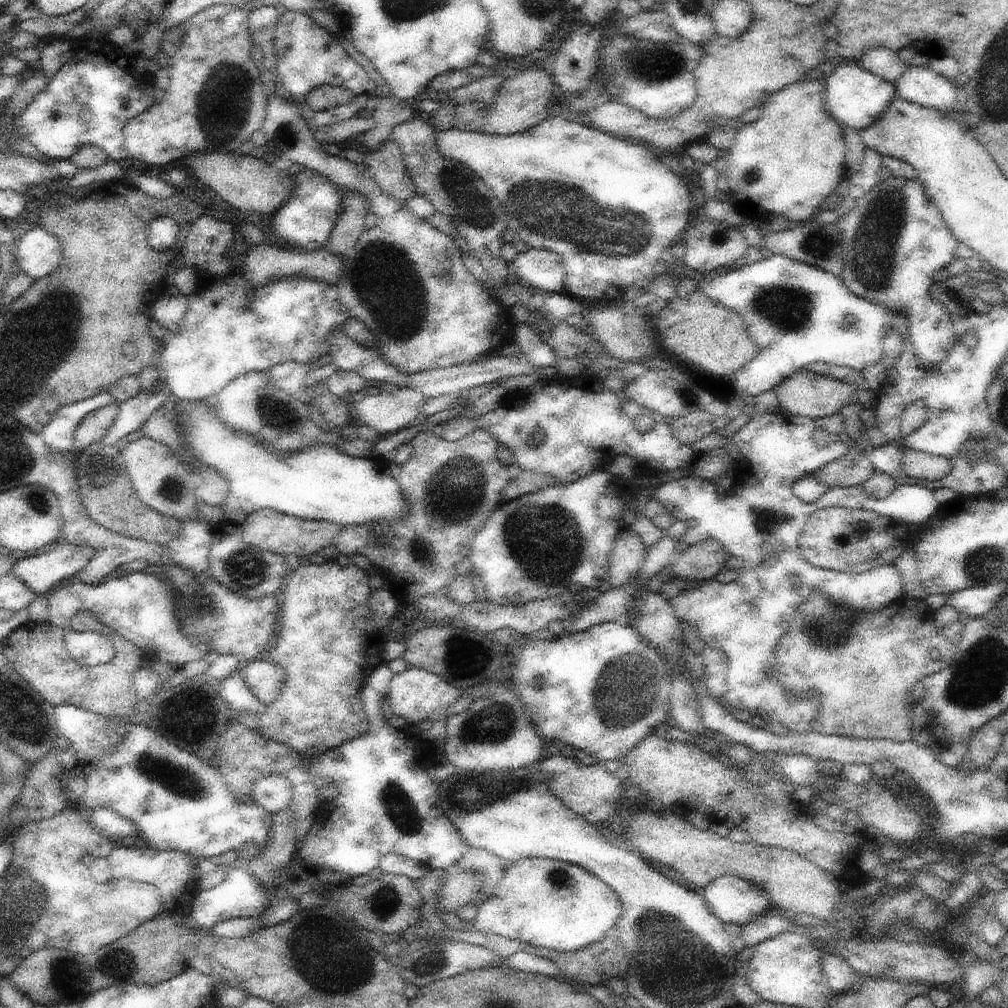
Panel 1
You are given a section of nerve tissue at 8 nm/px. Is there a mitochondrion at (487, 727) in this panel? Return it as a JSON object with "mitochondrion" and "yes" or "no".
{"mitochondrion":"yes"}

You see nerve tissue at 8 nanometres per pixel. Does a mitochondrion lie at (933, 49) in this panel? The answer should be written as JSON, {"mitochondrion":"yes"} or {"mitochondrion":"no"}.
{"mitochondrion":"no"}

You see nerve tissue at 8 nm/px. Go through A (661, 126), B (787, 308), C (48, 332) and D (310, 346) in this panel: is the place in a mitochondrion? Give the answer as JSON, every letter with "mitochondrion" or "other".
{"A":"other","B":"mitochondrion","C":"mitochondrion","D":"other"}

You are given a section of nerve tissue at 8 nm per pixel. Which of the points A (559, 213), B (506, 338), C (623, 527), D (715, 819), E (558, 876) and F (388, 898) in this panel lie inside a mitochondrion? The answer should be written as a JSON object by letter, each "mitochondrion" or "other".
{"A":"mitochondrion","B":"other","C":"other","D":"other","E":"mitochondrion","F":"mitochondrion"}

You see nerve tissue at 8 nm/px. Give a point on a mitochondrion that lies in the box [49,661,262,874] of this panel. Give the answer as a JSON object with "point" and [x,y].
{"point":[181,780]}

